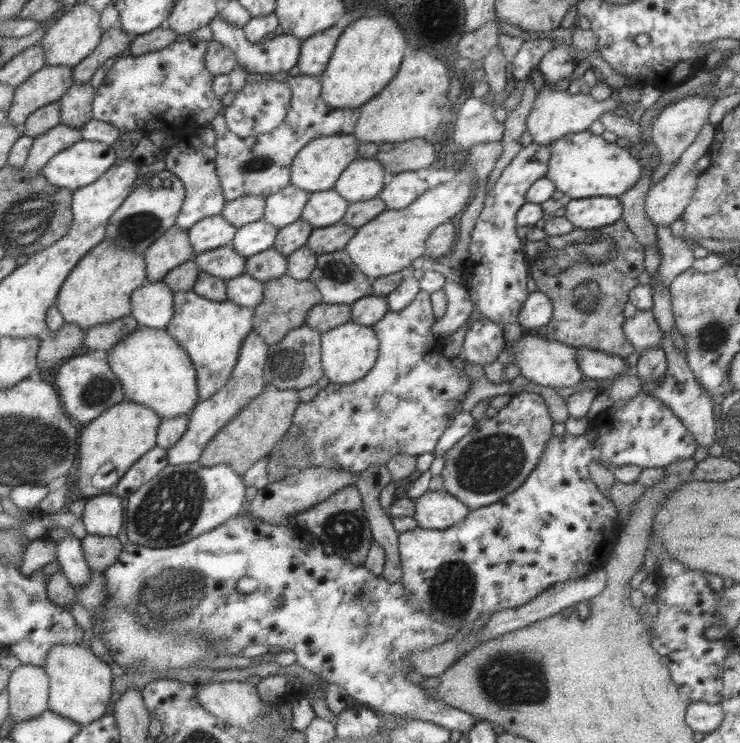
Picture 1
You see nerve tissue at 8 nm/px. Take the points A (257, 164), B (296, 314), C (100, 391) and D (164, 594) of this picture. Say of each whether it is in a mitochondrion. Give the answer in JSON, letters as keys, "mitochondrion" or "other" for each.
{"A":"mitochondrion","B":"other","C":"mitochondrion","D":"mitochondrion"}

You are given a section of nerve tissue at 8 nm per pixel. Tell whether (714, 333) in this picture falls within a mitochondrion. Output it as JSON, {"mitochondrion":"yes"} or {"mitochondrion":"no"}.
{"mitochondrion":"yes"}

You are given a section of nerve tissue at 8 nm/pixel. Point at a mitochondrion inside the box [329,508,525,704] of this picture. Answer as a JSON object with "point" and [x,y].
{"point":[452,589]}

